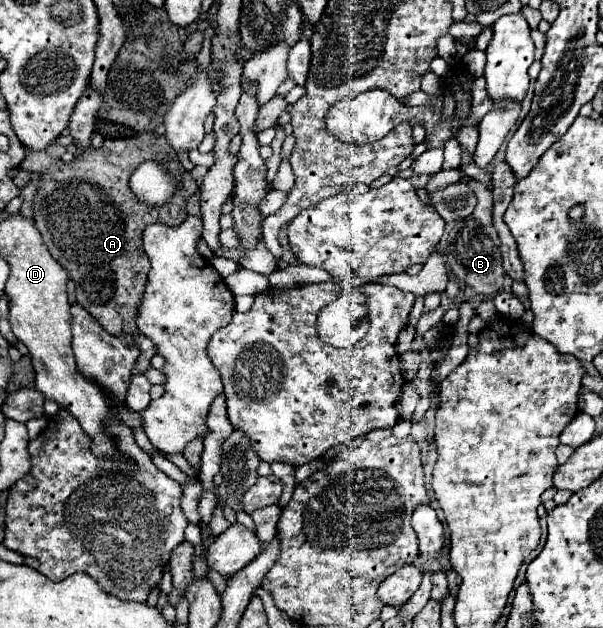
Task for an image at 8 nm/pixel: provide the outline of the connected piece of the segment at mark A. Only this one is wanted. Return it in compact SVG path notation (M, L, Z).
M143 131L135 137L105 139L103 147L87 147L71 163L51 157L49 153L31 153L27 149L25 161L19 169L37 173L41 183L33 197L33 219L51 255L69 271L75 281L77 303L87 309L107 333L133 333L140 350L135 373L151 369L151 357L157 353L151 343L137 329L137 307L141 303L147 273L151 269L141 245L141 235L151 223L181 225L187 219L185 201L197 193L197 181L183 169L179 161L173 161L169 173L179 177L179 187L173 193L173 201L163 205L145 205L129 189L129 177L133 171L149 161L165 157L169 143L155 131Z

